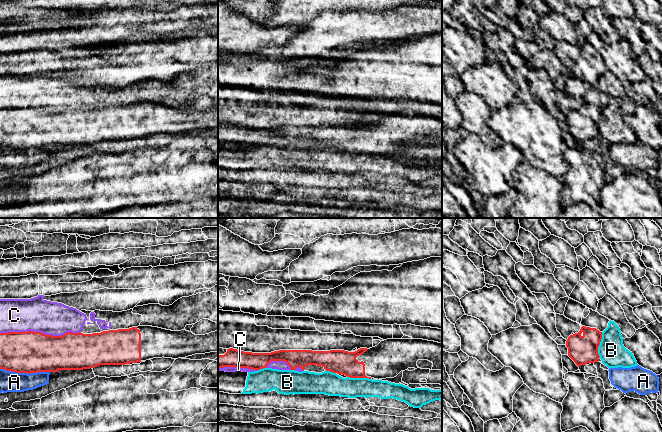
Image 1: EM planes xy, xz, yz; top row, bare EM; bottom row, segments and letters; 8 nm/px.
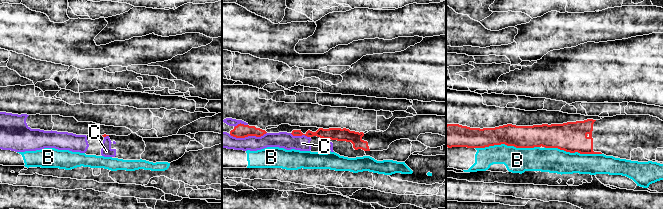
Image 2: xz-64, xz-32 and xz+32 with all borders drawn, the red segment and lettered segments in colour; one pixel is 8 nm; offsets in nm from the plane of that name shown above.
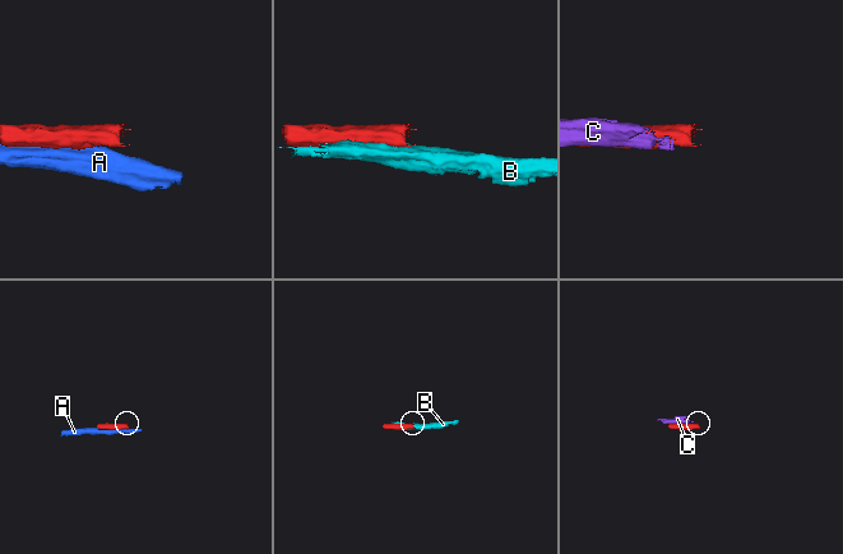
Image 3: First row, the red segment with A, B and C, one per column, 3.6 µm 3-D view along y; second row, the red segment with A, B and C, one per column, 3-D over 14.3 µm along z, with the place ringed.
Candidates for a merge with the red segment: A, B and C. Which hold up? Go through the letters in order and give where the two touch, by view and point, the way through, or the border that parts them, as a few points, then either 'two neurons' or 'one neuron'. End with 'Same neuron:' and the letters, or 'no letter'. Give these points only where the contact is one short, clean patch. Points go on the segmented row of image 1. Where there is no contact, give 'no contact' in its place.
A: contact xy (25, 372); two neurons
B: contact yz (599, 344); two neurons
C: contact xy (40, 332); two neurons
Same neuron: no letter

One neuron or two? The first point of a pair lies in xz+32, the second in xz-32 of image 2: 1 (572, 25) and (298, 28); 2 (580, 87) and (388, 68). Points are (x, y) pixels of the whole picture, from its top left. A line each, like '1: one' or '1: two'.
1: two
2: one

